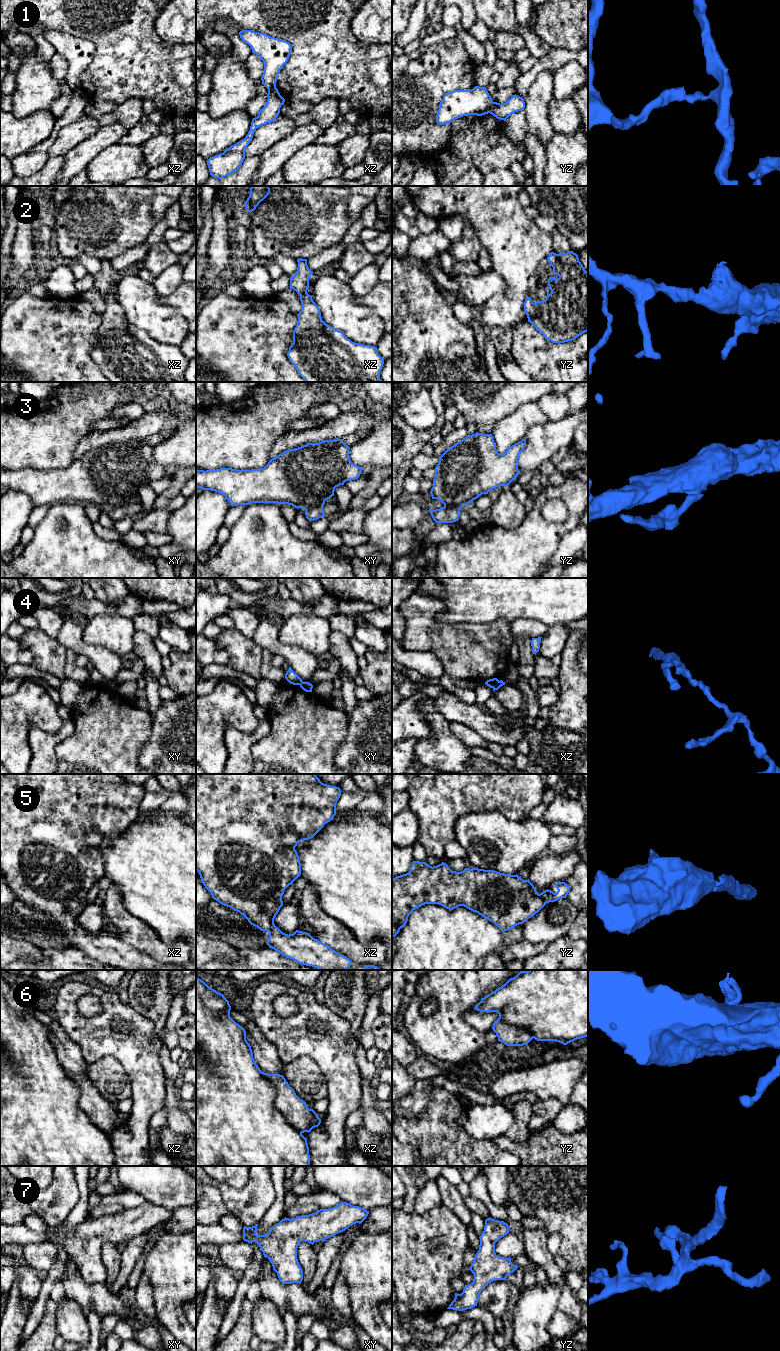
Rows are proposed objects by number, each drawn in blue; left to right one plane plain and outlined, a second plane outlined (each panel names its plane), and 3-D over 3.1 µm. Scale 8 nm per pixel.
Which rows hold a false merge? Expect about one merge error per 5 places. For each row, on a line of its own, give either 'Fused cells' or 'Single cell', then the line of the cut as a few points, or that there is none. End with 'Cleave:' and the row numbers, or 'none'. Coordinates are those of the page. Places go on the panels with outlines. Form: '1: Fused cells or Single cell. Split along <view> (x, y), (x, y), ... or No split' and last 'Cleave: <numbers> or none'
1: Fused cells. Split along yz (493, 102), (489, 112)
2: Single cell. No split
3: Fused cells. Split along xy (322, 505), (304, 509)
4: Fused cells. Split along xy (302, 681), (299, 684)
5: Single cell. No split
6: Fused cells. Split along xz (261, 1072), (274, 1087), (274, 1106), (301, 1133)
7: Single cell. No split
Cleave: 1, 3, 4, 6

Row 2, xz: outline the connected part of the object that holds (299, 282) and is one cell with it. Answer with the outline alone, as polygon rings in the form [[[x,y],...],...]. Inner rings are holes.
[[[297,259],[298,268],[290,277],[290,289],[300,295],[301,311],[293,331],[293,343],[287,356],[298,374],[306,382],[382,382],[380,372],[384,359],[379,355],[377,347],[352,342],[342,331],[326,324],[321,317],[319,307],[307,293],[309,279],[313,274],[307,265],[307,259]]]

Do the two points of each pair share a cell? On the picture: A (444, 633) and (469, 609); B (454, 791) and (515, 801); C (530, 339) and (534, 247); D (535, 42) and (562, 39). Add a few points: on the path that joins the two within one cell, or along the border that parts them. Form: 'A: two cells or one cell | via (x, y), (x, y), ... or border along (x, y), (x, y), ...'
A: two cells | border along (435, 616), (437, 620), (443, 622), (479, 623)
B: one cell | via (469, 790), (500, 790)
C: two cells | border along (527, 321), (521, 321), (512, 327)
D: two cells | border along (533, 29), (552, 47)

